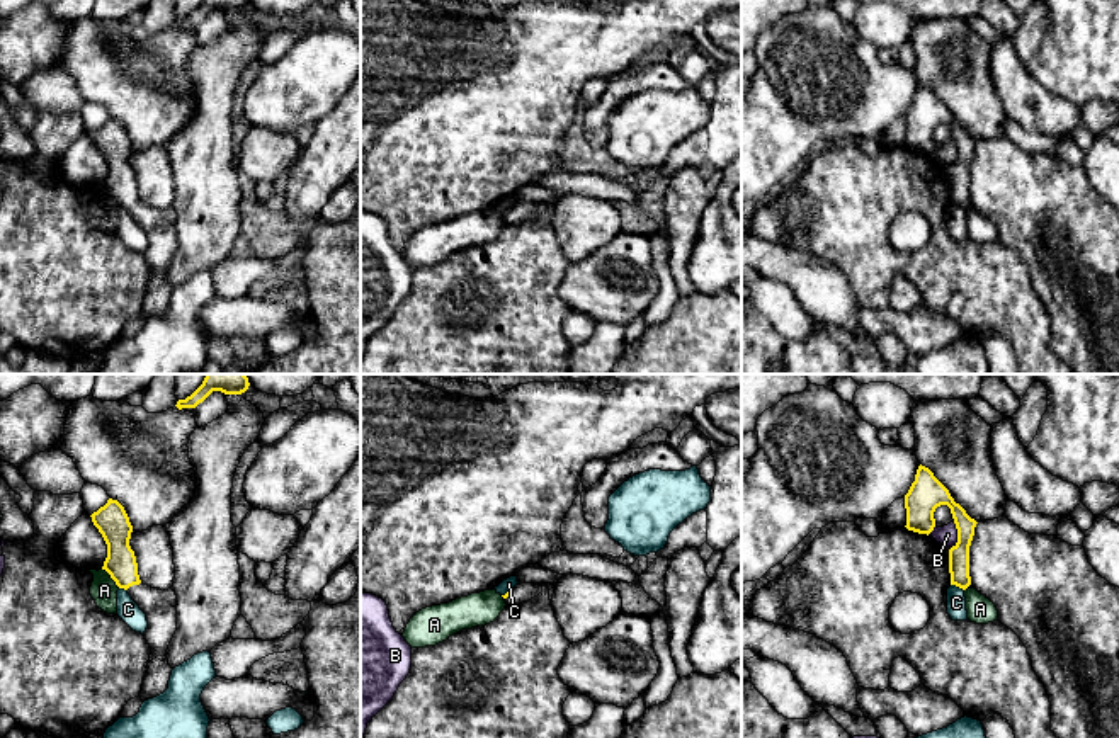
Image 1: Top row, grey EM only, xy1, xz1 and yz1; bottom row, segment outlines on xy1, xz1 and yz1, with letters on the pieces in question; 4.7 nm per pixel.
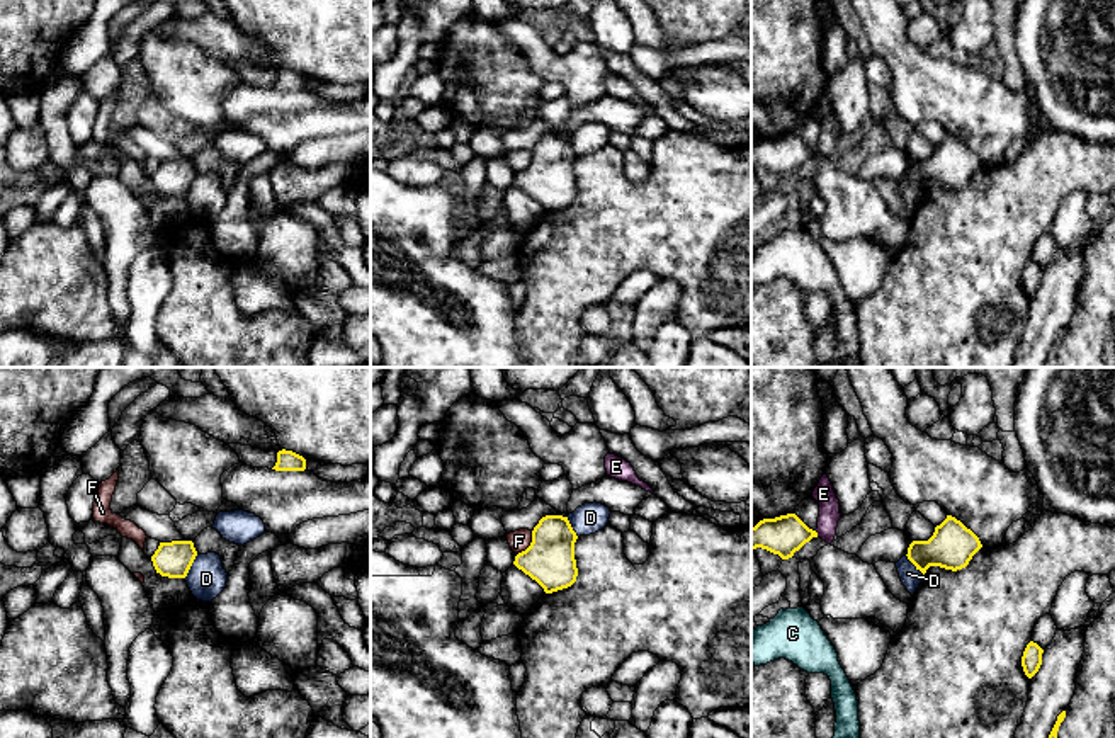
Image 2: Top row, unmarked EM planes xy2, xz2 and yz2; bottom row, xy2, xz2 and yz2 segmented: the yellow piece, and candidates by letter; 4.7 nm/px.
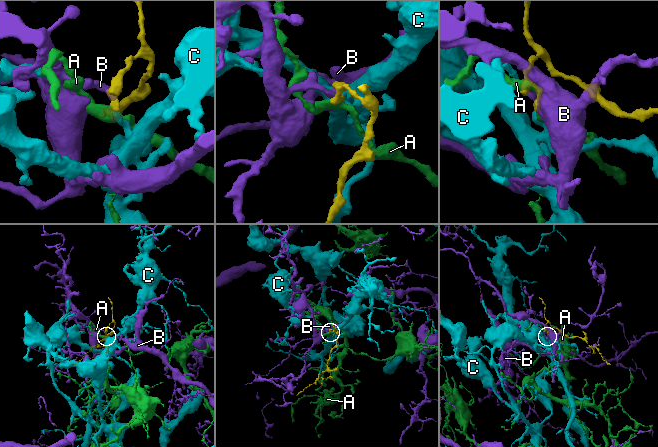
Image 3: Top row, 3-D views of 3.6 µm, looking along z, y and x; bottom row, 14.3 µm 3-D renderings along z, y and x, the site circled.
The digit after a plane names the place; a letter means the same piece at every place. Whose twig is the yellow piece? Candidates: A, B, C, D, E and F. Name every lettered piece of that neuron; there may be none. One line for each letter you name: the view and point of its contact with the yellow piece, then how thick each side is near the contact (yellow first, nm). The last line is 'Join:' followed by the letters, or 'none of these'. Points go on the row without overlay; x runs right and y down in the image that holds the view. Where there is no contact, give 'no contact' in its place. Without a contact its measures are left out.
Join: none of these

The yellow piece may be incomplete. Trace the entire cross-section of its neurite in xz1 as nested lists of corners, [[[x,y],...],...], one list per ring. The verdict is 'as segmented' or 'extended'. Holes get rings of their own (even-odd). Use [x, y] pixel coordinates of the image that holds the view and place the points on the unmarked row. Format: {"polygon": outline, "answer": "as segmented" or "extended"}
{"polygon": [[[517,202],[510,211],[503,216],[507,224],[529,221],[531,218],[537,216],[542,211],[542,204],[532,202]]], "answer": "extended"}

